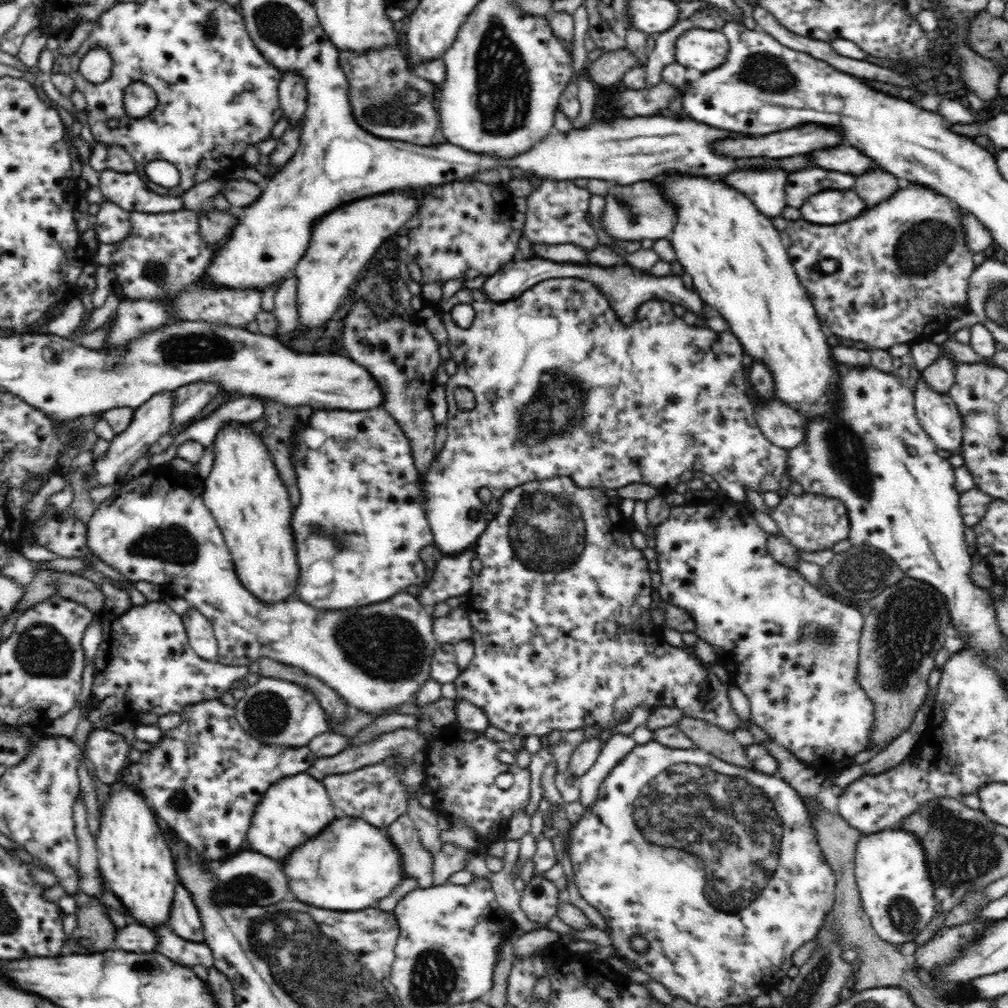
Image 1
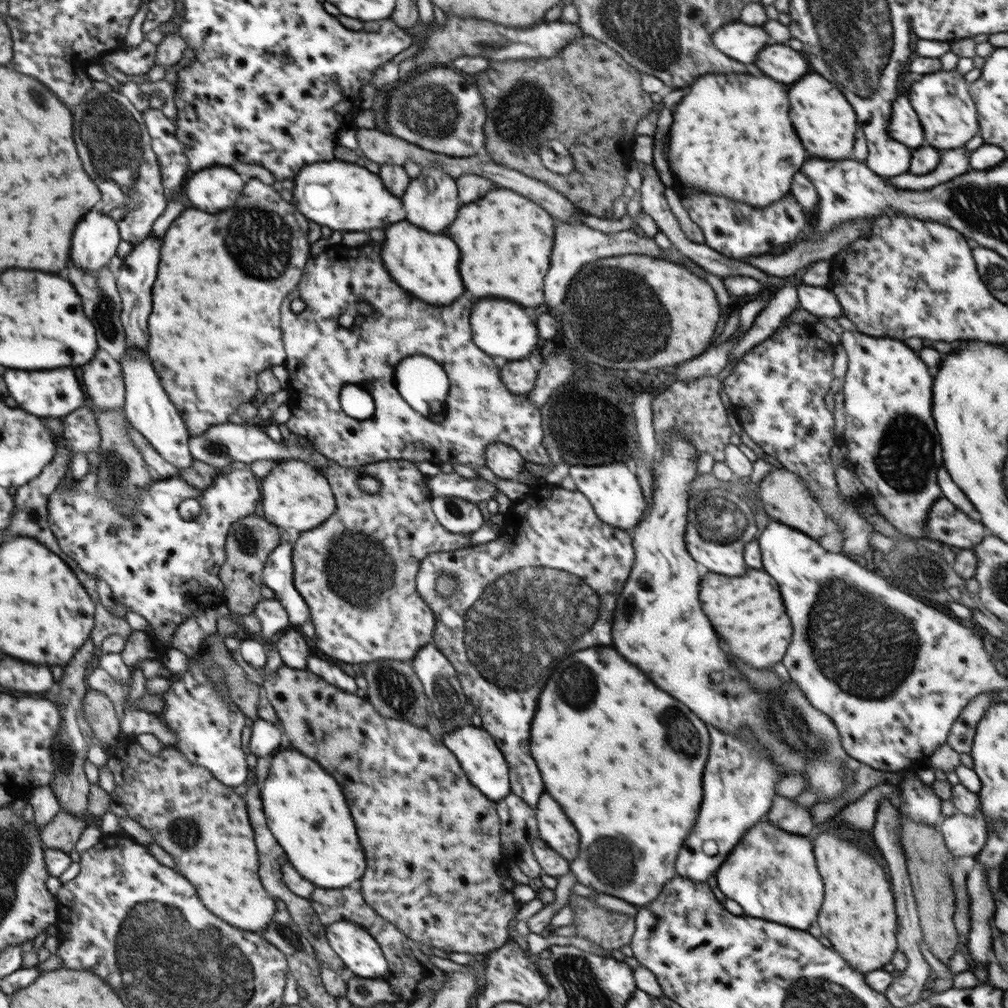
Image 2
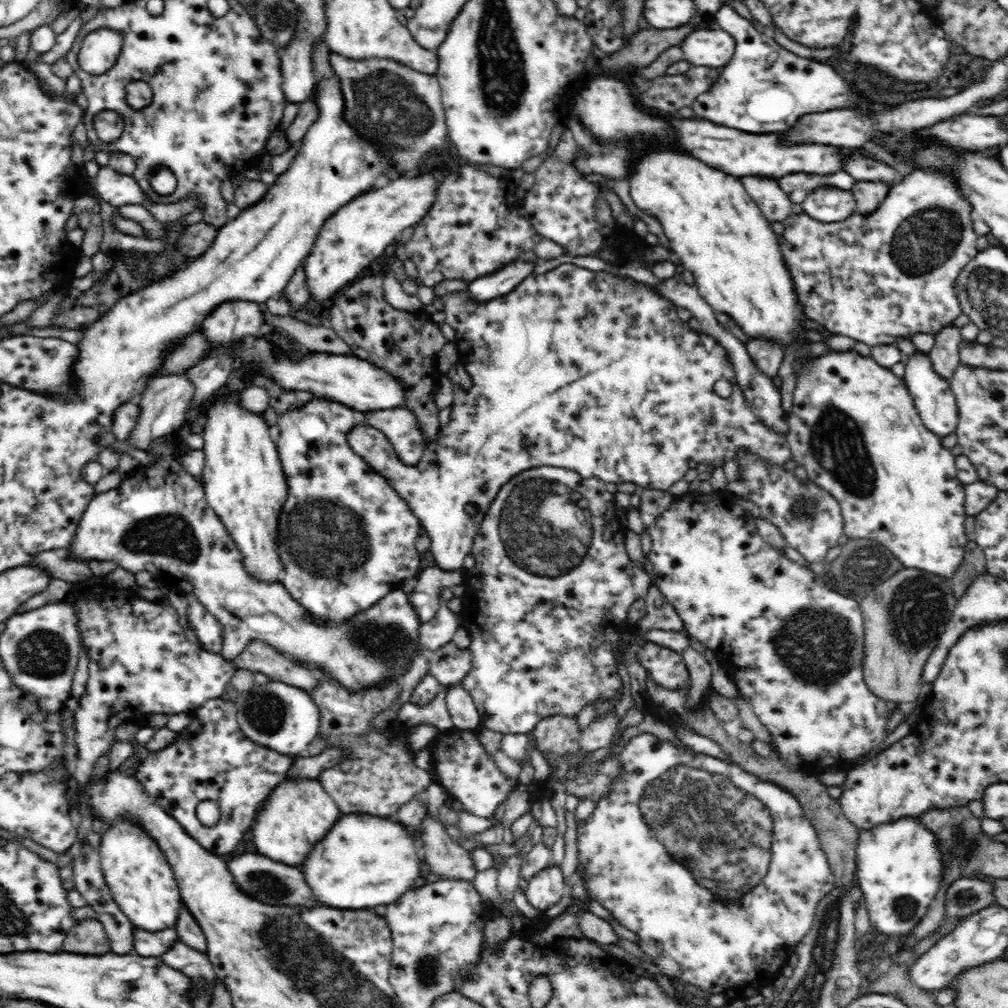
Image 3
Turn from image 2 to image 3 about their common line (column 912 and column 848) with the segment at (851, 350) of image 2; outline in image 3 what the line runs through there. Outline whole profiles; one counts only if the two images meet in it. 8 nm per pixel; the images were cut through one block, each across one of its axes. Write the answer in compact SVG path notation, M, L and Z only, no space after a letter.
M832 350L824 356L802 360L796 382L795 403L792 410L787 412L788 434L785 435L791 450L791 458L797 466L804 466L809 480L829 492L840 503L844 521L843 534L847 534L850 539L867 538L868 540L874 540L890 550L905 568L916 568L924 572L931 572L938 576L944 576L951 581L954 572L962 564L964 545L968 542L966 529L964 529L967 516L964 484L957 477L955 456L944 448L941 443L942 438L936 436L924 426L904 379L894 375L889 368L880 366L871 356L862 356L853 350L844 350L844 352Z

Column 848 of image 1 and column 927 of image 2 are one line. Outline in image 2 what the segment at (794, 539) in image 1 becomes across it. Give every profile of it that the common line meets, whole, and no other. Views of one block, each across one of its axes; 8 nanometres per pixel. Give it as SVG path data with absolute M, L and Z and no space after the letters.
M940 497L933 506L930 507L927 521L925 522L927 538L948 546L962 549L971 549L978 545L985 537L985 526L980 521L971 519L964 511L952 504L946 497Z

